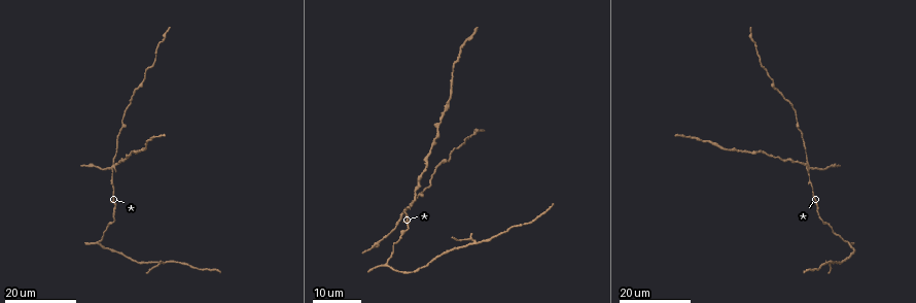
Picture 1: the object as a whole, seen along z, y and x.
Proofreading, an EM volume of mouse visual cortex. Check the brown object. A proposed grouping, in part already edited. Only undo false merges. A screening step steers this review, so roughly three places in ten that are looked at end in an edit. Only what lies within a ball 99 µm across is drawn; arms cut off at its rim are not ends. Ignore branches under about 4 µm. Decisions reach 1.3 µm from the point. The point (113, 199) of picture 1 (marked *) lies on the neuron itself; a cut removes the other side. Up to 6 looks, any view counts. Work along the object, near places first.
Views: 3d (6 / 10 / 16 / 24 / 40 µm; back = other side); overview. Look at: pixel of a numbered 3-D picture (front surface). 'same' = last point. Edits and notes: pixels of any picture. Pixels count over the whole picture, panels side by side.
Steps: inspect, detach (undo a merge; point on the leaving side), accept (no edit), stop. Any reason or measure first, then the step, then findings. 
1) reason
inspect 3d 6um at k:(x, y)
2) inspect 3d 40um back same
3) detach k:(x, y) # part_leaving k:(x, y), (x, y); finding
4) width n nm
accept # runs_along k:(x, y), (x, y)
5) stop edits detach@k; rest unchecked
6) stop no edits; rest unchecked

four-way junction
inspect 3d 16um at 1:(810, 167)

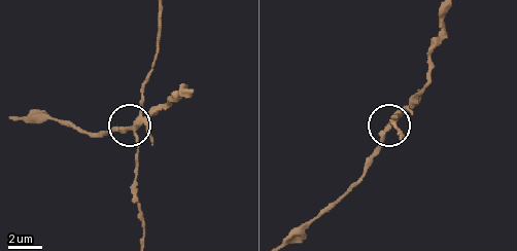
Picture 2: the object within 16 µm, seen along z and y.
zoom in
inspect 3d 6um at 2:(133, 124)

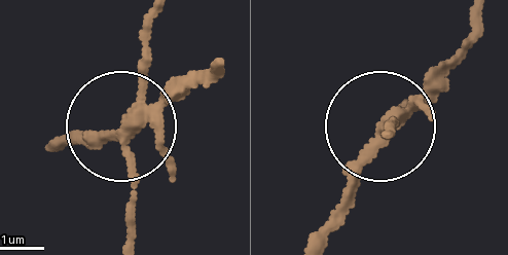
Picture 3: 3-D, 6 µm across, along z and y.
arms 4
detach 3:(172, 81) # a second neuron is stuck on

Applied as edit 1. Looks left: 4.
inspect overview

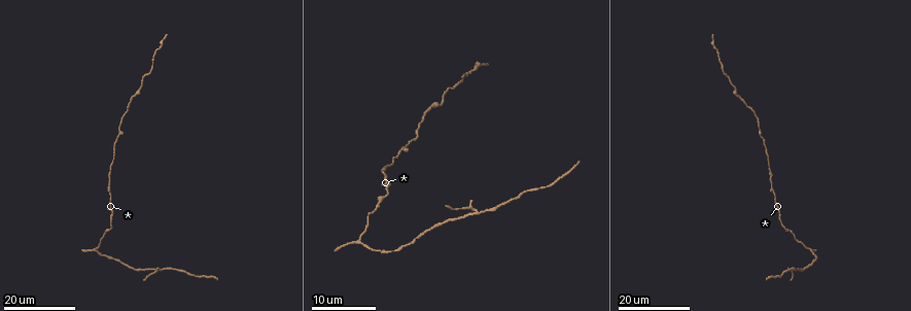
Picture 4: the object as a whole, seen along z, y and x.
two arms in line, one across
inspect 3d 24um at 4:(473, 209)

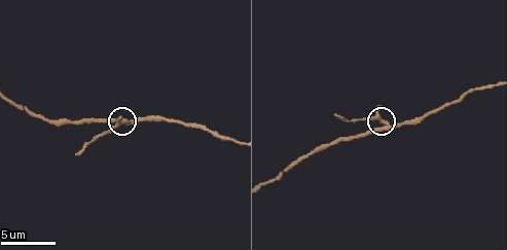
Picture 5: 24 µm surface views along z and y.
zoom in
inspect 3d 10um at 5:(385, 124)

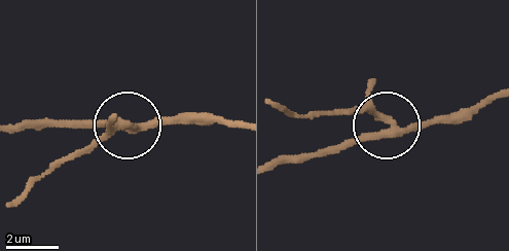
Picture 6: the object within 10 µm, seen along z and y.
width 260 nm
detach 6:(368, 90) # part_leaving 6:(388, 124), (363, 111), (297, 117), (277, 107); a second neuron is stuck on

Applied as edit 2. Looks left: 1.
stop edits detach@3, detach@6; rest unchecked

